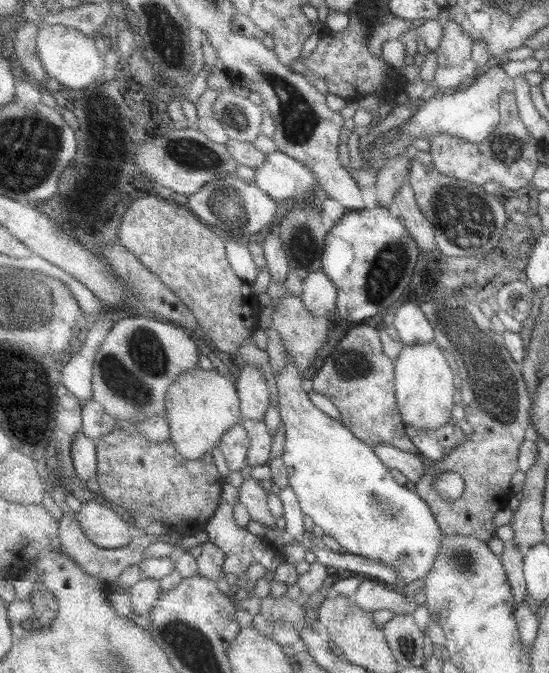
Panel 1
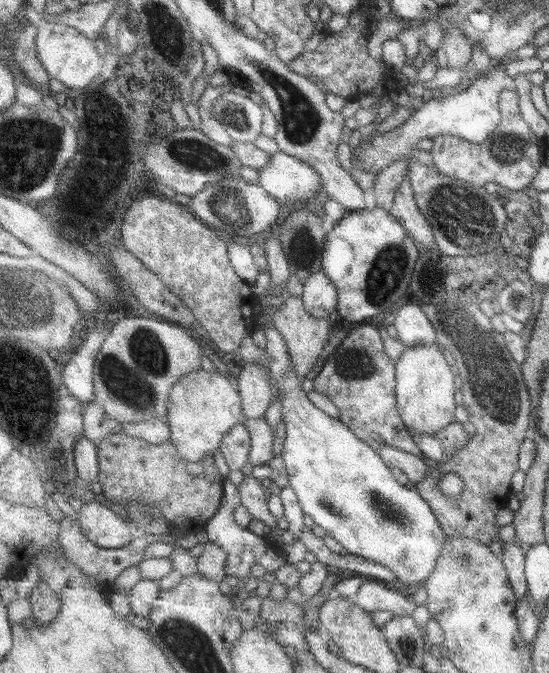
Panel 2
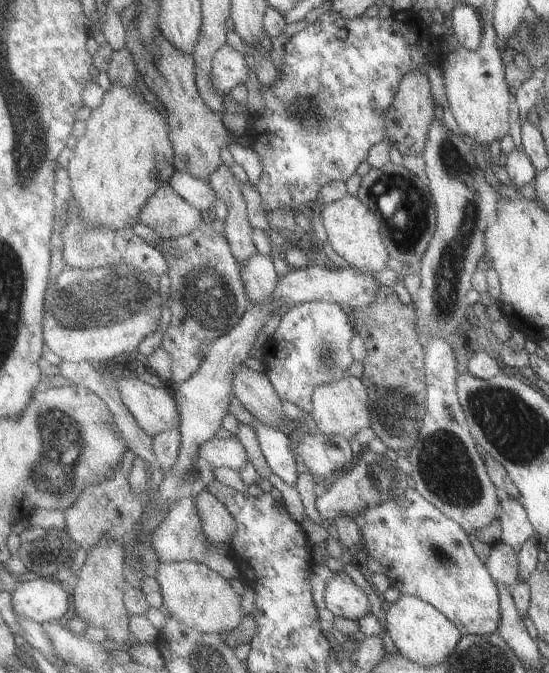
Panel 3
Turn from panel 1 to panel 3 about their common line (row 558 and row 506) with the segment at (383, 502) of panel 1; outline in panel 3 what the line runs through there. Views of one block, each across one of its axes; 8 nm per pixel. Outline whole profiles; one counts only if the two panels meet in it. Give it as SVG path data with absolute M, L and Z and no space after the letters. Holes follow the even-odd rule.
M407 487L400 496L388 502L368 506L360 518L366 522L361 527L366 553L382 564L391 586L402 595L416 596L441 611L456 624L461 636L493 634L500 626L500 590L491 579L485 563L474 552L469 535L462 526L438 510L417 490Z

